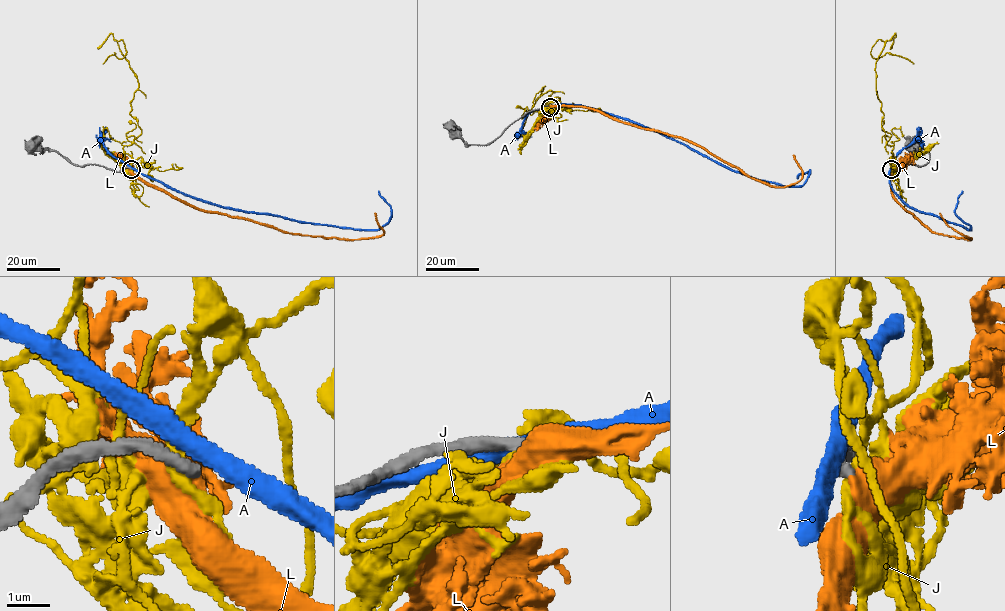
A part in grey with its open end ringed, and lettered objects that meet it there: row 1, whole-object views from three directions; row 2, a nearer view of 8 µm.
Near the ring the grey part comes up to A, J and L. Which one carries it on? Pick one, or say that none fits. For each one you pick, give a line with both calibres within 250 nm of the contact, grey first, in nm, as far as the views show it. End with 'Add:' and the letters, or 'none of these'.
L: 320/600 nm
Add: L

